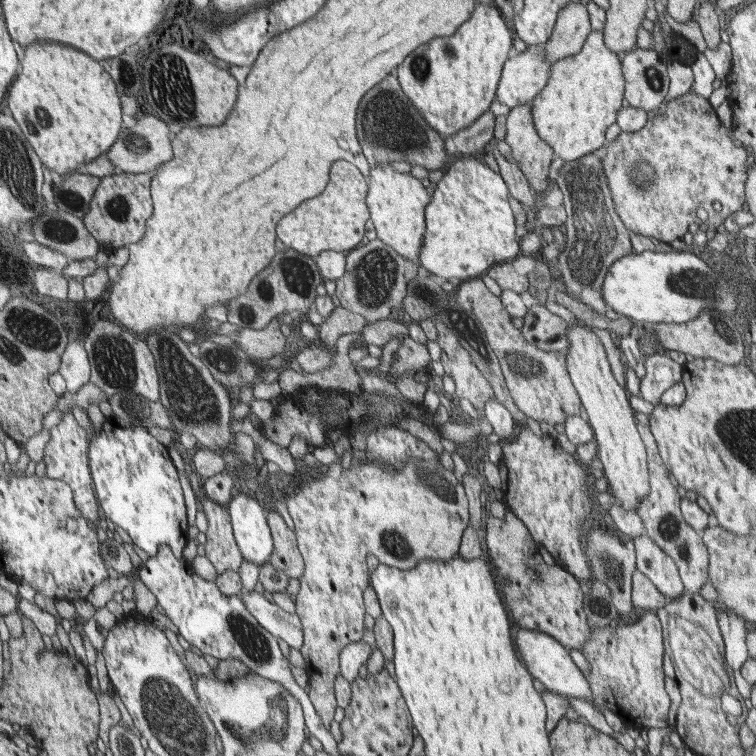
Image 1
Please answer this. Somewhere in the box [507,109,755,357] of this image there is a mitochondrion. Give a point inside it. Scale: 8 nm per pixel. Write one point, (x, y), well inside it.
(590, 246)

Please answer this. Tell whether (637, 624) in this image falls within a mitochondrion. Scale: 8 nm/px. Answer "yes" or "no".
no

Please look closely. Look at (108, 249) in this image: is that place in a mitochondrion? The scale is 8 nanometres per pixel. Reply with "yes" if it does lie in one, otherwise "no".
no

